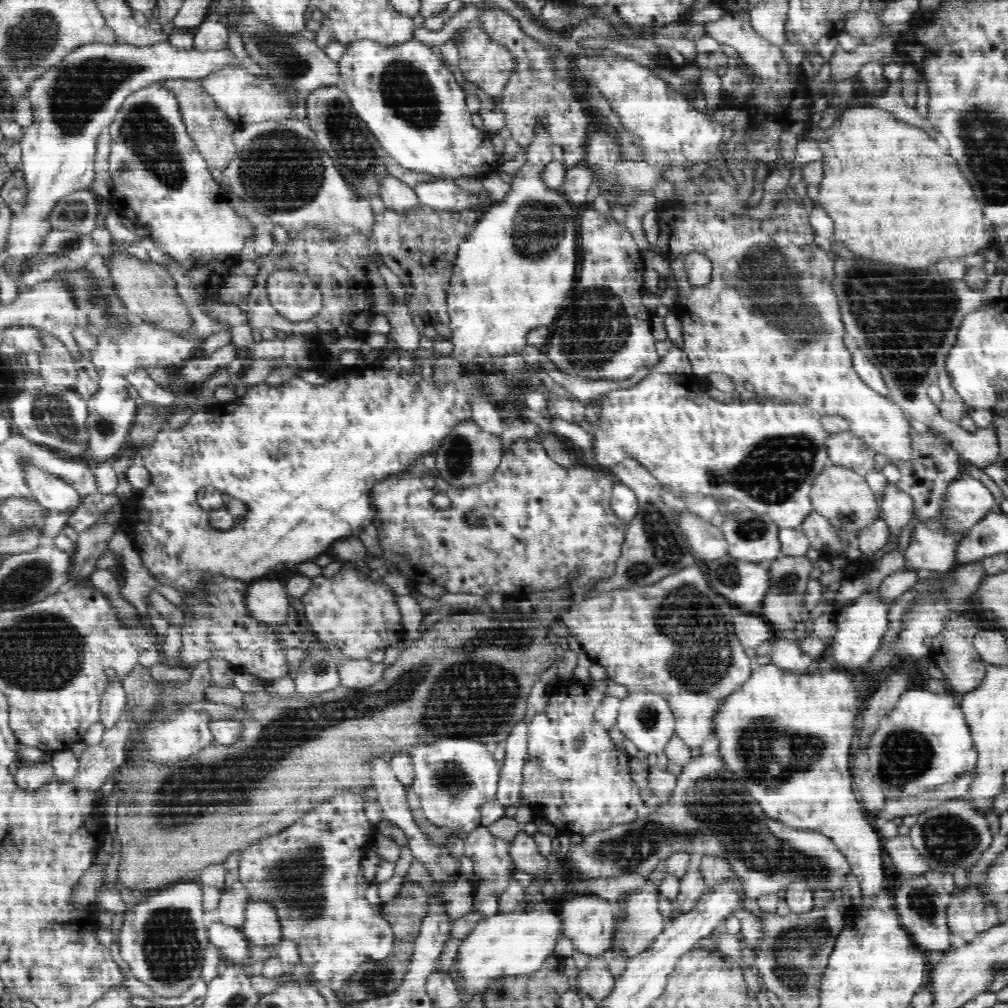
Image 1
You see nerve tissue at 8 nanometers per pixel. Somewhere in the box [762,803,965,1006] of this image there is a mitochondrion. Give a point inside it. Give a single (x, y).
(921, 901)

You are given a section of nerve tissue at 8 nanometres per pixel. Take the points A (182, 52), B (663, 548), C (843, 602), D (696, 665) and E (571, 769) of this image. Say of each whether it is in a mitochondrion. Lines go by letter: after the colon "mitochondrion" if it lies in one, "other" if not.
A: other
B: mitochondrion
C: other
D: mitochondrion
E: other

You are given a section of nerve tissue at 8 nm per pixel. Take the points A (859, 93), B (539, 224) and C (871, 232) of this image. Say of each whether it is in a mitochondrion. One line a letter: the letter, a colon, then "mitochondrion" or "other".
A: other
B: mitochondrion
C: other

